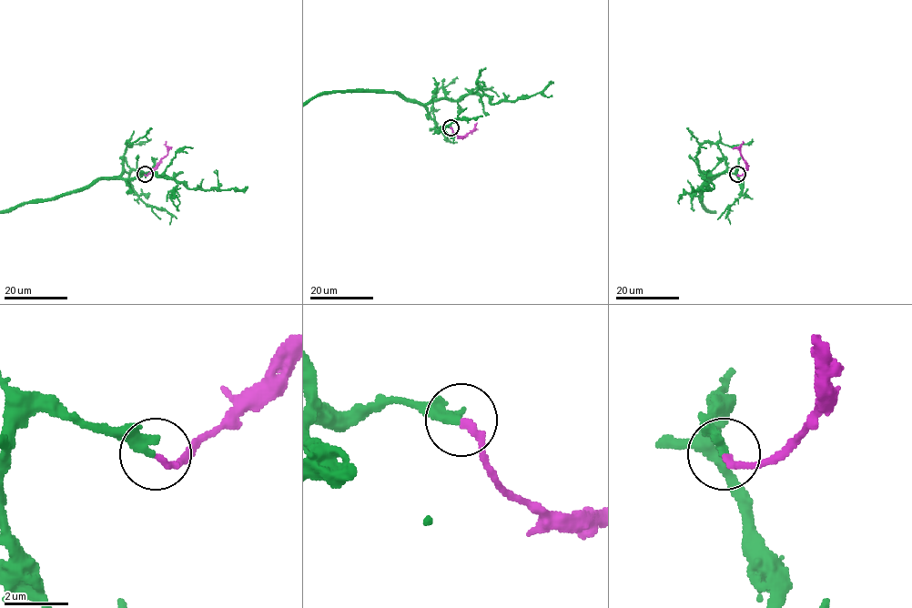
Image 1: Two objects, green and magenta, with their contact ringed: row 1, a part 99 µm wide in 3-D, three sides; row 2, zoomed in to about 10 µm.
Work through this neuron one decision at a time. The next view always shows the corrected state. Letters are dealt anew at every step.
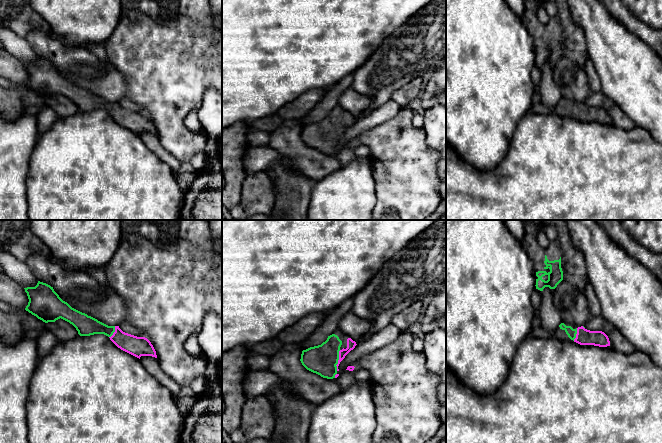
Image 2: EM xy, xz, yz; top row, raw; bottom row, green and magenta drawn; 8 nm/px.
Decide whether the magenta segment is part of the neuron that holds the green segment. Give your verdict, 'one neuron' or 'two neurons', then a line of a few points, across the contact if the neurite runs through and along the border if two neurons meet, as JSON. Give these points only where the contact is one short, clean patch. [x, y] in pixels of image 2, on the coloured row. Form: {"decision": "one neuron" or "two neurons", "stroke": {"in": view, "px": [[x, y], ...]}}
{"decision": "one neuron", "stroke": {"in": "xz", "px": [[322, 359], [338, 359], [351, 344]]}}

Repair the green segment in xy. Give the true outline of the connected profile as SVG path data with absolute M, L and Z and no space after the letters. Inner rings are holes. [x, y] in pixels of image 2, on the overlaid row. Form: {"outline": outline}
{"outline": "M38 281L35 287L24 288L29 302L25 310L45 323L63 319L72 324L80 336L104 334L121 350L140 359L141 356L157 358L151 342L123 332L119 326L108 326L88 316L63 301L50 285Z"}

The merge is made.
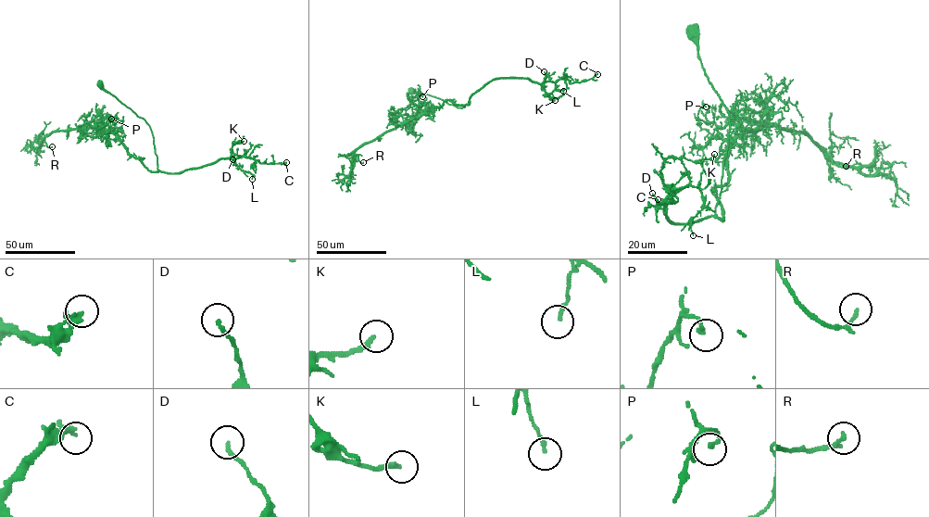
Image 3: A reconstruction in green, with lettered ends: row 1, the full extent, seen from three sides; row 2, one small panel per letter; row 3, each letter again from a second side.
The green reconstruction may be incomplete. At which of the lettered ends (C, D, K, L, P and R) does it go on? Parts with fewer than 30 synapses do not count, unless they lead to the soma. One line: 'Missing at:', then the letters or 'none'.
Missing at: none

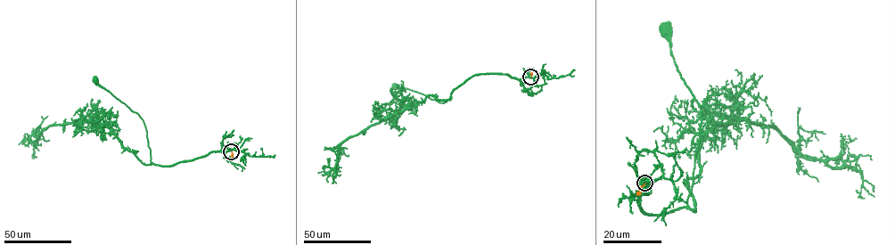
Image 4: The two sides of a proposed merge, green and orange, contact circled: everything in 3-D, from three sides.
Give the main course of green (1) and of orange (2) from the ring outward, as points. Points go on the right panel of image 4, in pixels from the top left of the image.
1: (644, 183), (651, 183), (640, 192), (640, 207), (647, 214), (687, 205), (702, 116), (665, 29)
2: (644, 183), (636, 194)

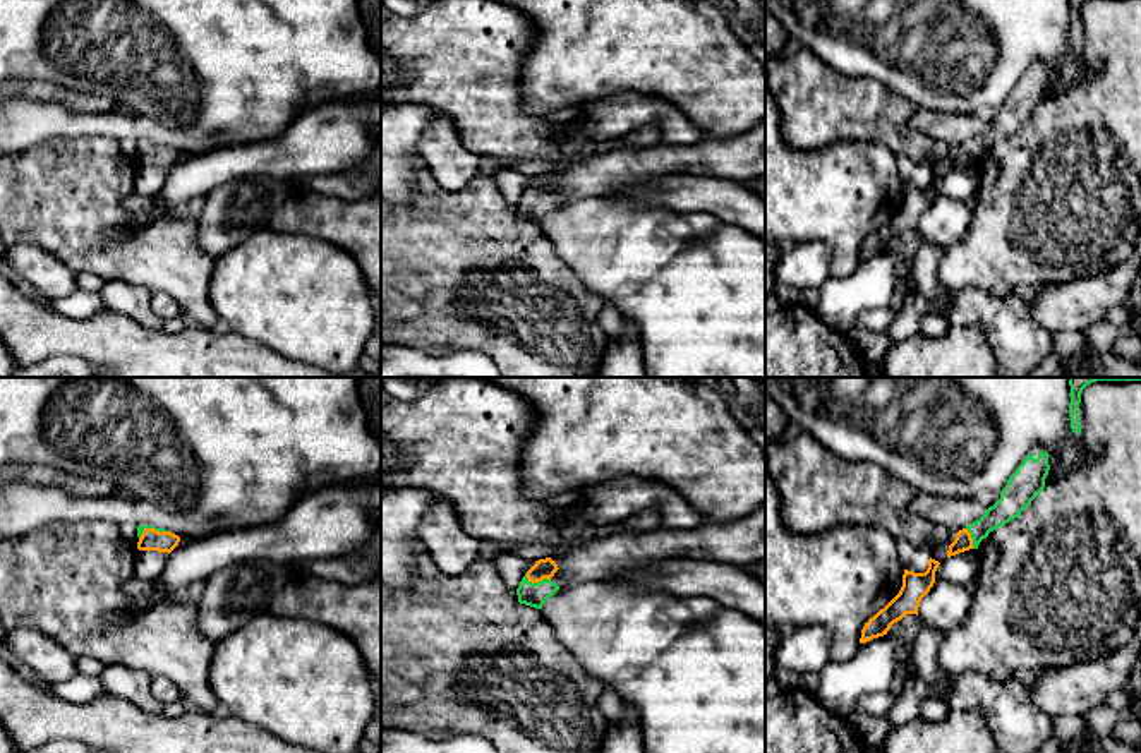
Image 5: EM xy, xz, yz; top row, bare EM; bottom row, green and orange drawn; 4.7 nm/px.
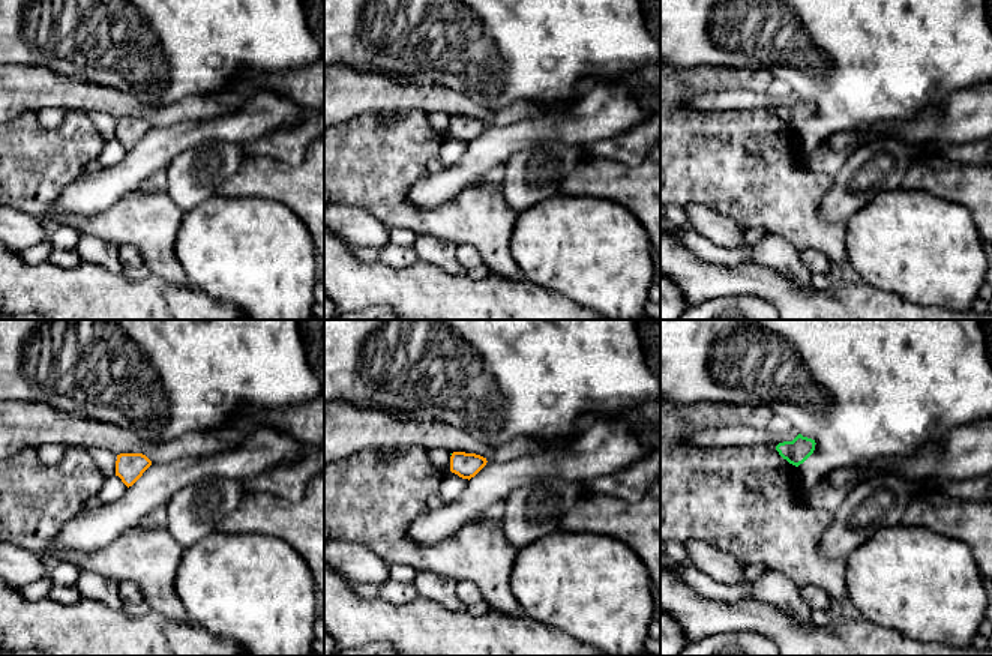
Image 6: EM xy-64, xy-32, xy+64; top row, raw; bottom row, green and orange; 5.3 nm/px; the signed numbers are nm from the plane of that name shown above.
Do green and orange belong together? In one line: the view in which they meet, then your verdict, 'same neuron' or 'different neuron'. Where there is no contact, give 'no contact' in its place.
xz | same neuron

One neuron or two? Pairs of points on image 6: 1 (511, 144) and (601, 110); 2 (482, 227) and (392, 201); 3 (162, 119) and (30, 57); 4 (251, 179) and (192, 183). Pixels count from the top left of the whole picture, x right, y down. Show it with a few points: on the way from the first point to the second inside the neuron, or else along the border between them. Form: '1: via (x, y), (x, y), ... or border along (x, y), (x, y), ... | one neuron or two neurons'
1: via (533, 131), (578, 125) | one neuron
2: via (459, 221), (414, 219) | one neuron
3: border along (39, 65), (65, 75), (107, 86) | two neurons
4: border along (236, 171), (216, 194) | two neurons

